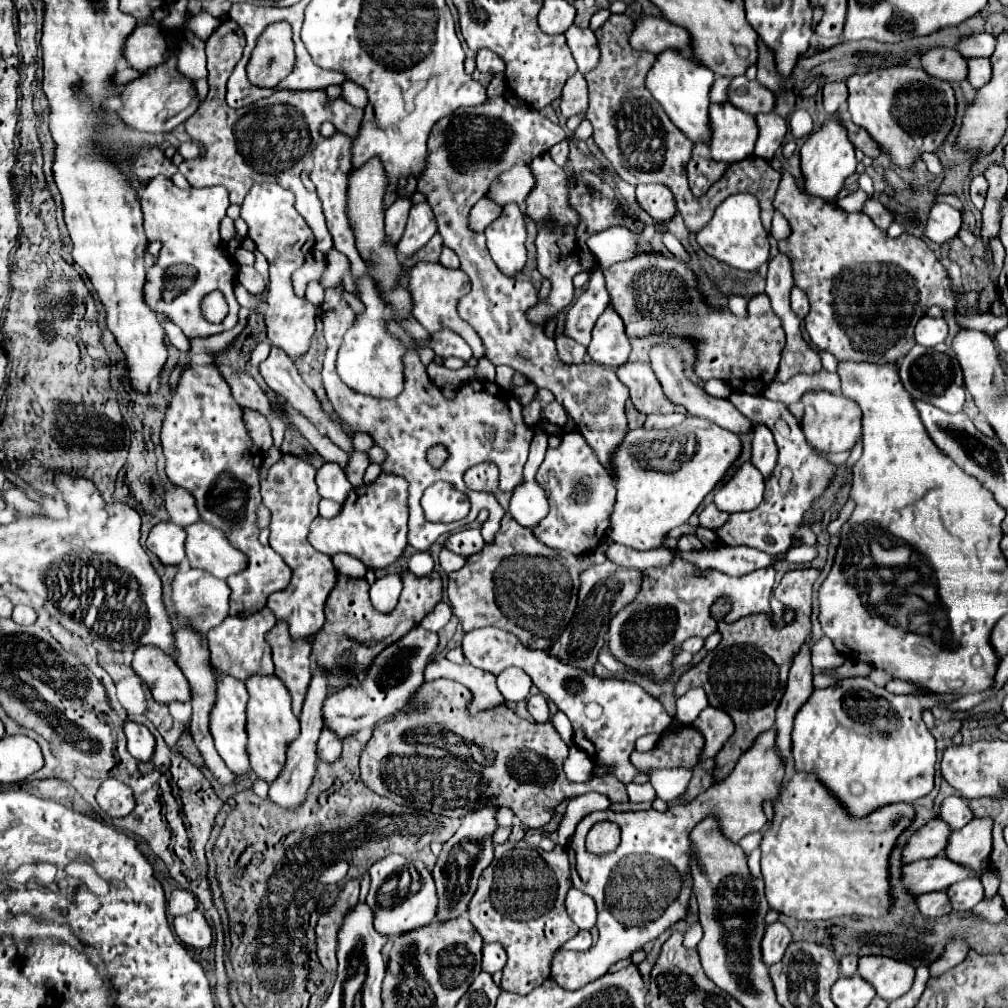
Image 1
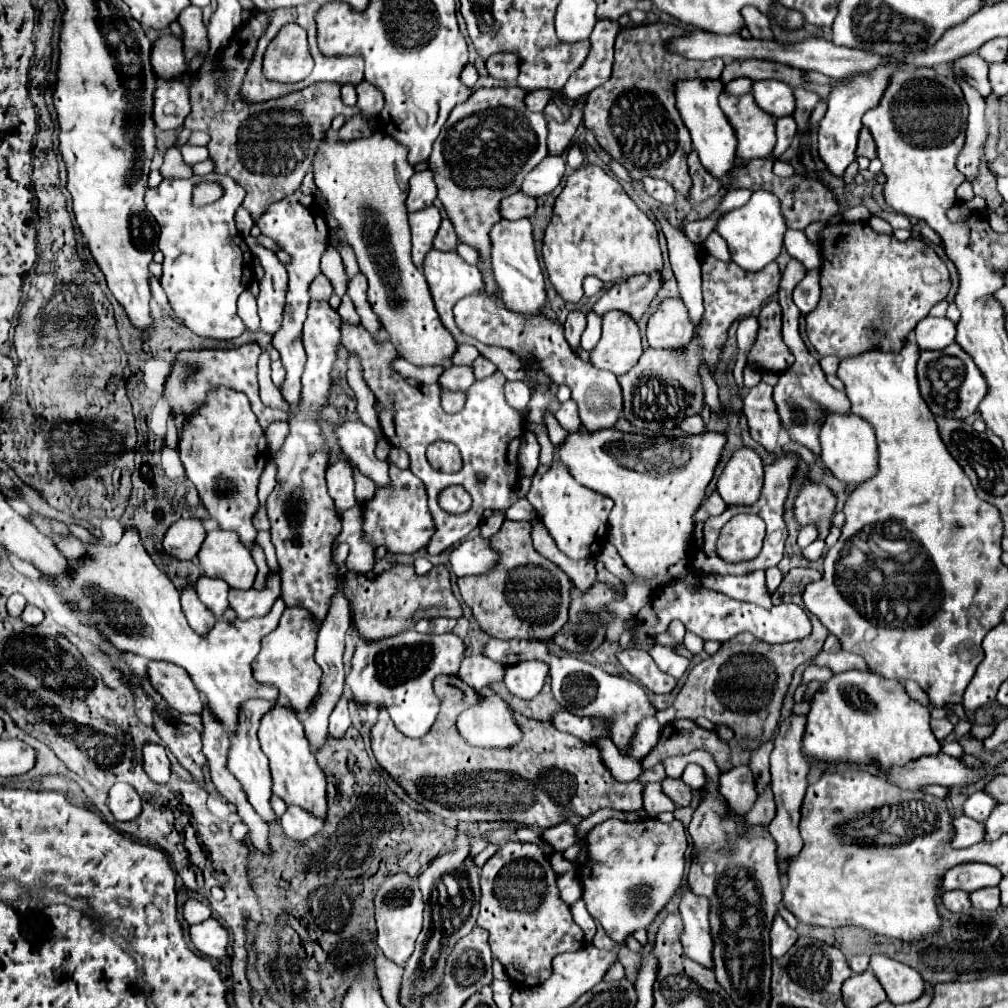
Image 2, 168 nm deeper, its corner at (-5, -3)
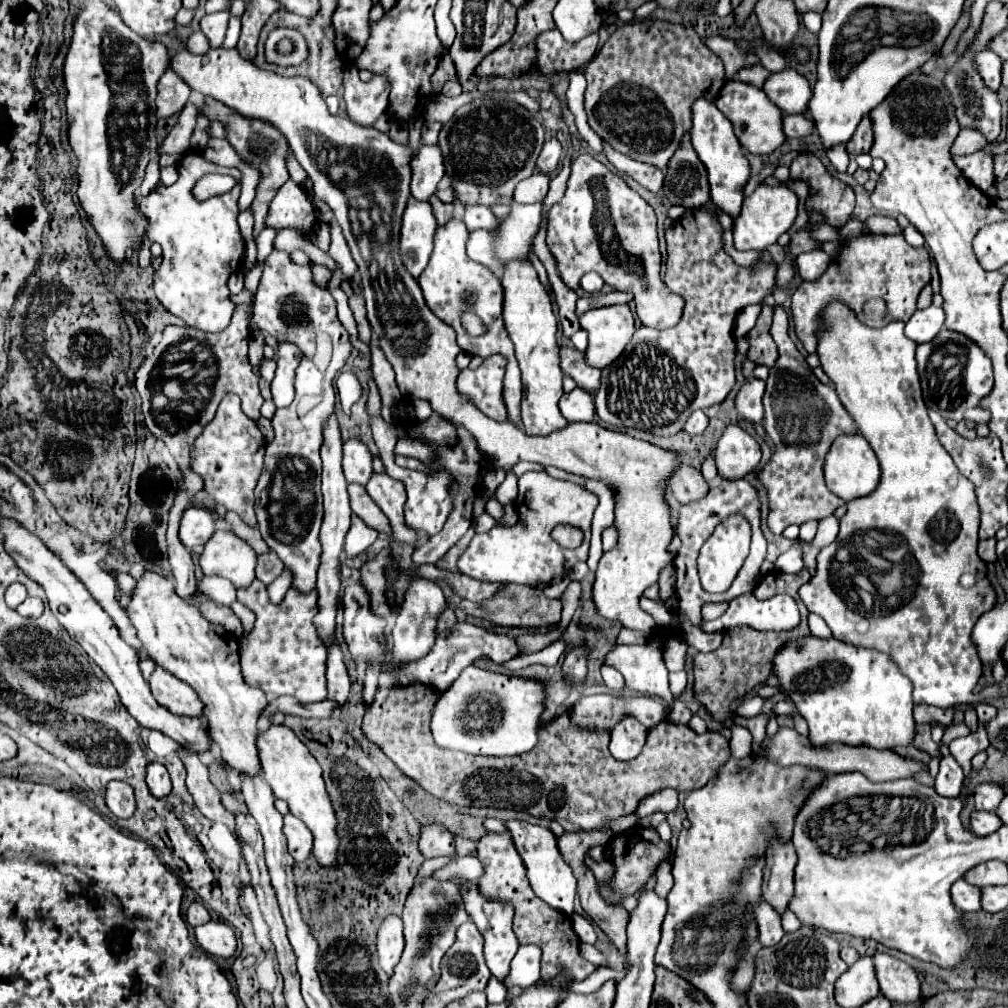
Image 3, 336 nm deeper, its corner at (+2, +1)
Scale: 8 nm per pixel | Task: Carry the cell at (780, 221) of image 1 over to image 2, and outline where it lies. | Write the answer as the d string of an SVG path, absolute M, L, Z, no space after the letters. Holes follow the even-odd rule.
M787 230L785 234L785 248L791 258L797 258L805 264L807 270L821 266L821 250L815 248L807 236L799 230Z

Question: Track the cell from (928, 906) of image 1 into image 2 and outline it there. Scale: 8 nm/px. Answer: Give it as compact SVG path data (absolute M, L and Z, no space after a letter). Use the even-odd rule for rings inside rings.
M961 890L943 892L943 904L945 904L945 908L949 908L951 912L961 912L963 908L971 908L969 894L967 894L967 892L961 892Z

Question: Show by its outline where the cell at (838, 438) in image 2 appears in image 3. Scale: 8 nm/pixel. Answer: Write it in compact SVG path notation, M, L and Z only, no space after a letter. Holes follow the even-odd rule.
M860 432L840 434L840 436L836 436L836 440L832 442L830 450L826 452L824 476L826 476L828 488L830 488L836 496L840 496L840 498L844 498L844 500L848 502L848 500L854 500L854 498L858 498L858 496L870 494L870 492L878 486L878 480L880 480L878 458L876 458L874 450L870 448L868 440L866 440Z

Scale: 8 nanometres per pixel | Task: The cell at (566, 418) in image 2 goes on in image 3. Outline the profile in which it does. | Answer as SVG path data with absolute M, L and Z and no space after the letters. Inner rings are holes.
M574 388L570 394L560 398L560 412L570 422L590 422L594 418L594 398Z

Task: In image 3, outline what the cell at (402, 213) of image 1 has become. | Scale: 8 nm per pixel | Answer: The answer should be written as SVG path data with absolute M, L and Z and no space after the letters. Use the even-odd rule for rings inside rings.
M422 146L412 160L410 194L416 200L430 200L442 176L444 176L444 164L438 146Z

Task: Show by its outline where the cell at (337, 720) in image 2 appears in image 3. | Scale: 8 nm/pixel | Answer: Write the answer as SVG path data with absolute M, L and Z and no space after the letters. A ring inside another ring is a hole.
M334 644L334 648L330 648L328 652L328 662L326 662L326 680L328 680L328 696L326 700L334 700L338 706L342 706L348 698L348 690L350 690L350 676L346 672L344 660L342 660L342 652L338 648L338 644Z

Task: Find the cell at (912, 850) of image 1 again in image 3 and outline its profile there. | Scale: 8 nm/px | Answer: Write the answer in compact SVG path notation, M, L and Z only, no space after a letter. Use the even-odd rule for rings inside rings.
M972 812L970 814L970 830L976 836L986 836L990 832L996 832L1000 826L1002 822L994 812Z

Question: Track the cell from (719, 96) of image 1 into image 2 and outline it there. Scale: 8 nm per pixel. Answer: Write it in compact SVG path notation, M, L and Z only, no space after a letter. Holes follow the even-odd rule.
M735 78L731 80L725 90L733 96L741 96L741 94L749 94L751 92L751 86L753 86L753 80L751 78Z

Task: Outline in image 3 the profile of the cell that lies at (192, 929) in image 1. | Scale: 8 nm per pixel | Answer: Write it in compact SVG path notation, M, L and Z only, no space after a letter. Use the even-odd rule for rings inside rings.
M210 920L194 930L196 940L202 950L206 950L210 956L230 958L236 950L236 936L234 930L218 920Z

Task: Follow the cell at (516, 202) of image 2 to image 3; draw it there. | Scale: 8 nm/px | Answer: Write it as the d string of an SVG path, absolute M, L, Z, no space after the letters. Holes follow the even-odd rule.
M540 172L522 180L514 190L514 202L518 202L518 204L542 202L548 192L548 182L550 182L550 176L540 174Z

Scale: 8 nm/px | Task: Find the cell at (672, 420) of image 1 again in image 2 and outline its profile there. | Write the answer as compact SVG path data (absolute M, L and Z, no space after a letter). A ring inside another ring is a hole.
M698 414L686 416L678 427L683 432L687 432L687 434L701 434L701 432L705 432L705 422Z

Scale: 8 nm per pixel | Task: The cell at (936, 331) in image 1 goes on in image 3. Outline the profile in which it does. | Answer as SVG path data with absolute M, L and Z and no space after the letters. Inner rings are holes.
M928 306L924 310L916 310L906 324L906 336L918 344L934 340L944 326L944 310L936 306Z

